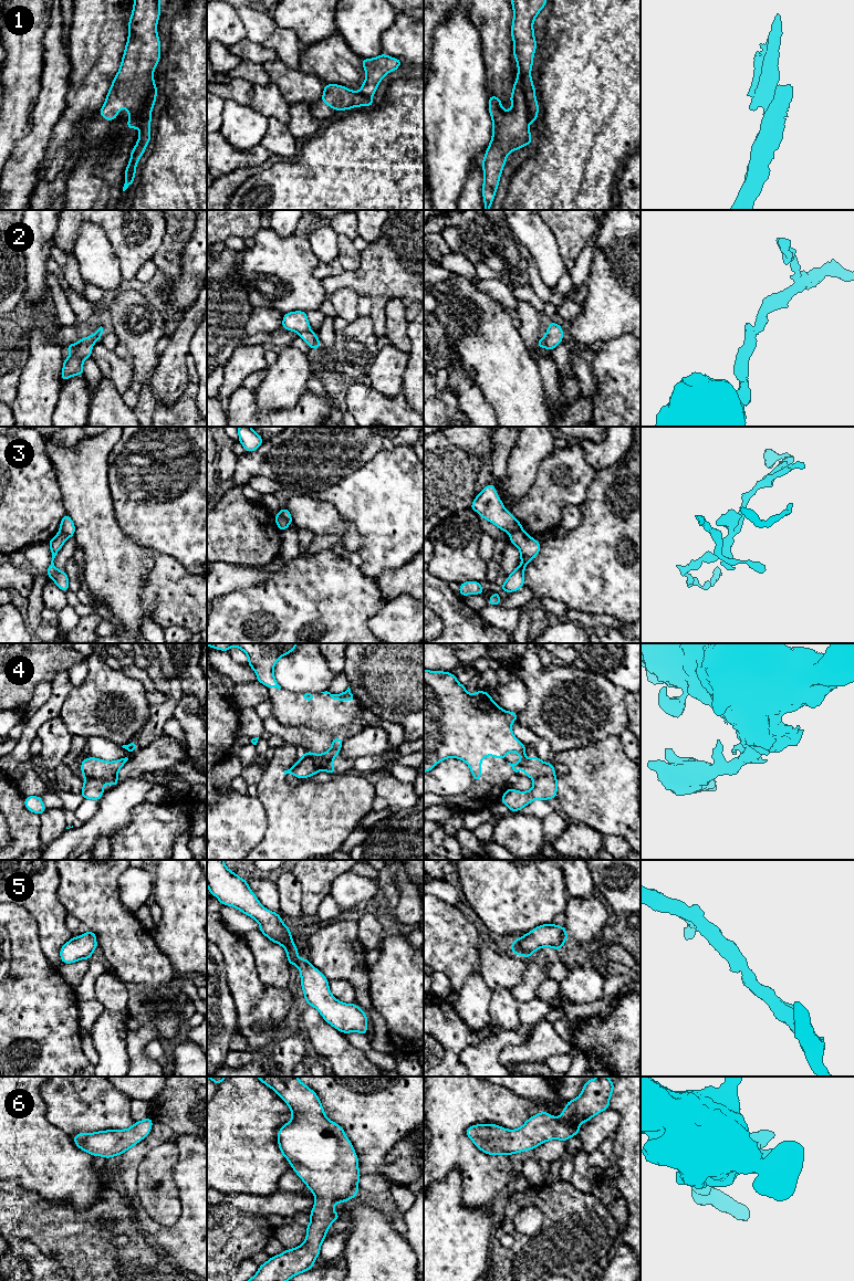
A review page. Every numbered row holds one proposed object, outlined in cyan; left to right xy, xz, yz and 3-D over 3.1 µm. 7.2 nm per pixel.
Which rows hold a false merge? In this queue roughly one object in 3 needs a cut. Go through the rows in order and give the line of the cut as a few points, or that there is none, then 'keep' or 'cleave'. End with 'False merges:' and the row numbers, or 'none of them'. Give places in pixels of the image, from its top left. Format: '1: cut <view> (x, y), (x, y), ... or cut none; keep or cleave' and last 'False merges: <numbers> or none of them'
1: cut yz (517, 80), (524, 96), (528, 118), (530, 121); cleave
2: cut none; keep
3: cut xz (278, 514), (288, 526); cleave
4: cut xz (303, 754), (312, 758), (314, 766), (319, 770); cleave
5: cut none; keep
6: cut none; keep
False merges: 1, 3, 4

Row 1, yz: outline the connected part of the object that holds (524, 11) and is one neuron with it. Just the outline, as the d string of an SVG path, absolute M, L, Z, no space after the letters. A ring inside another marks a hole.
M511 0L513 9L511 36L513 40L513 56L518 65L515 77L525 96L529 120L534 125L539 114L539 104L531 78L533 56L538 48L533 22L546 3L548 0Z

